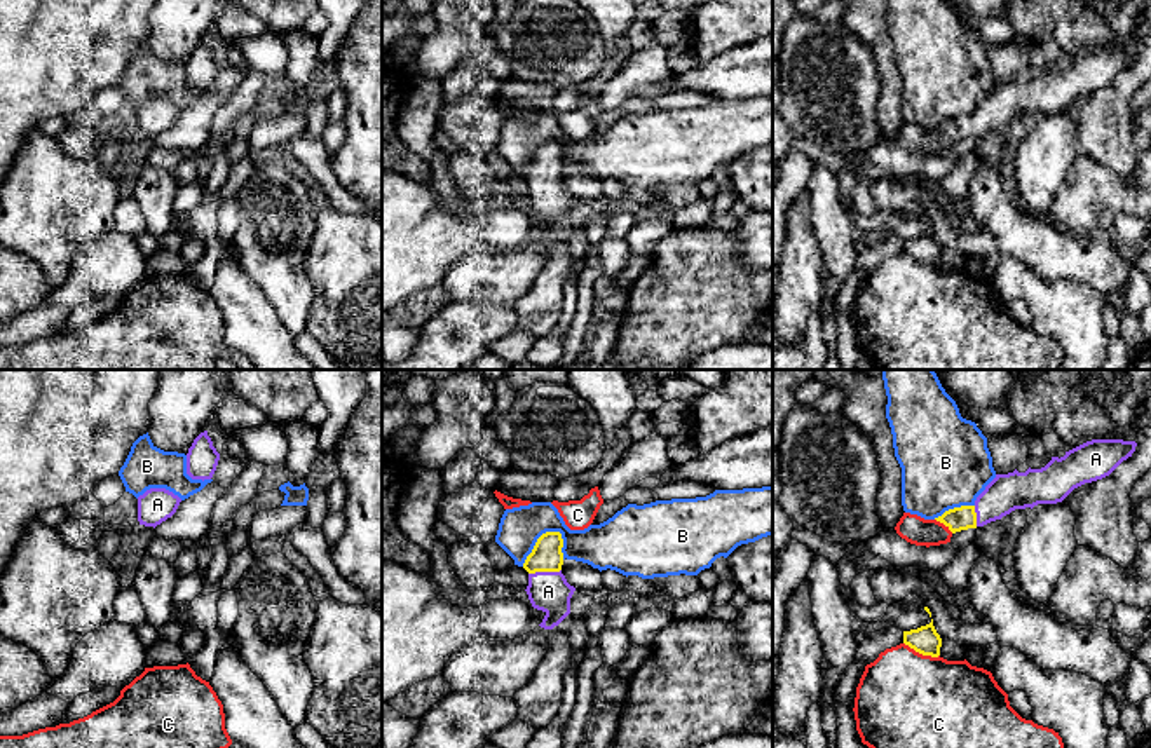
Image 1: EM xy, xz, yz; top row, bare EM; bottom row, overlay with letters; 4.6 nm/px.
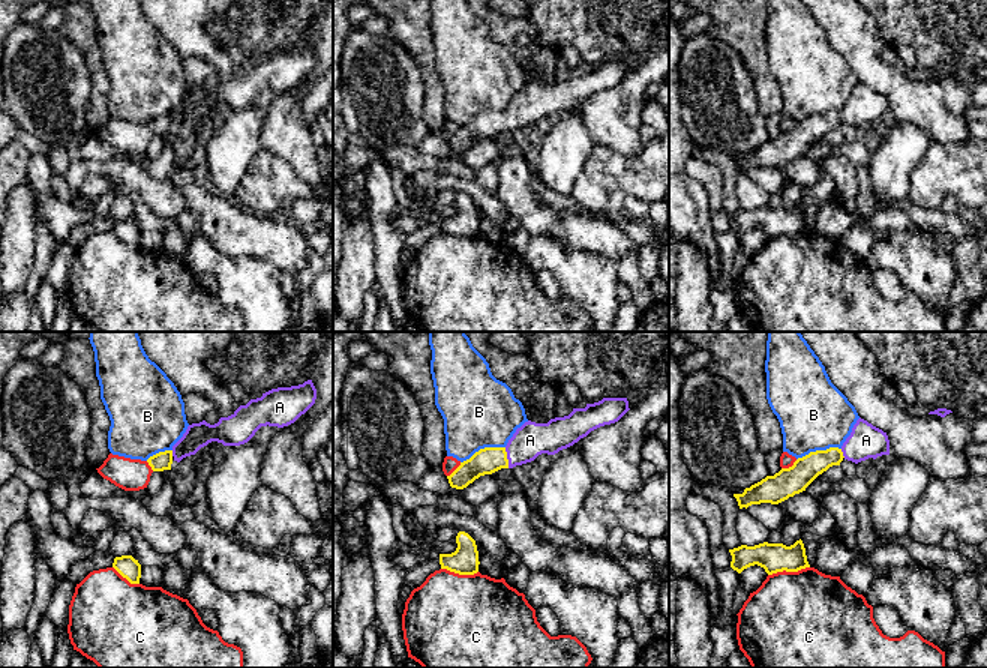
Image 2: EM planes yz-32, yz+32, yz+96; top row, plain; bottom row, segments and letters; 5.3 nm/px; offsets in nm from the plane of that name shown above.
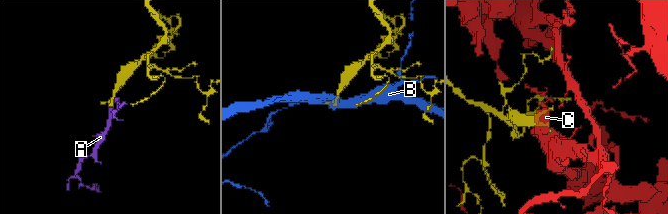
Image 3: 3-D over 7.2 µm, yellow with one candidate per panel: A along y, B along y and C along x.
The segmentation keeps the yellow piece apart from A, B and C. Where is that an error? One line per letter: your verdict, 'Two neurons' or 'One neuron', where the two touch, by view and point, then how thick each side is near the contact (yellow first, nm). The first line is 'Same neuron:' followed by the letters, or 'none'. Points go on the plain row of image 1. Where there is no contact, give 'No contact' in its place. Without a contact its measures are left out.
Same neuron: A
A: One neuron. Touches yellow at xz (544, 180). Thickness 140 nm (yellow) against 190 nm
B: Two neurons. Touches yellow at xz (538, 150). Thickness 140 nm (yellow) against 190 nm
C: Two neurons. Touches yellow at yz (921, 262). Thickness 130 nm (yellow) against 480 nm

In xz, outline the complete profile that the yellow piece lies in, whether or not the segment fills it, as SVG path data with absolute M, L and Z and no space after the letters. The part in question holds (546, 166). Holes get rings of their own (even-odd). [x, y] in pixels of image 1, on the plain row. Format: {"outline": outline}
{"outline": "M546 141L537 148L523 173L523 178L528 181L525 201L532 216L546 223L539 234L544 239L553 239L570 223L570 207L576 201L562 183L562 157L562 143Z"}

